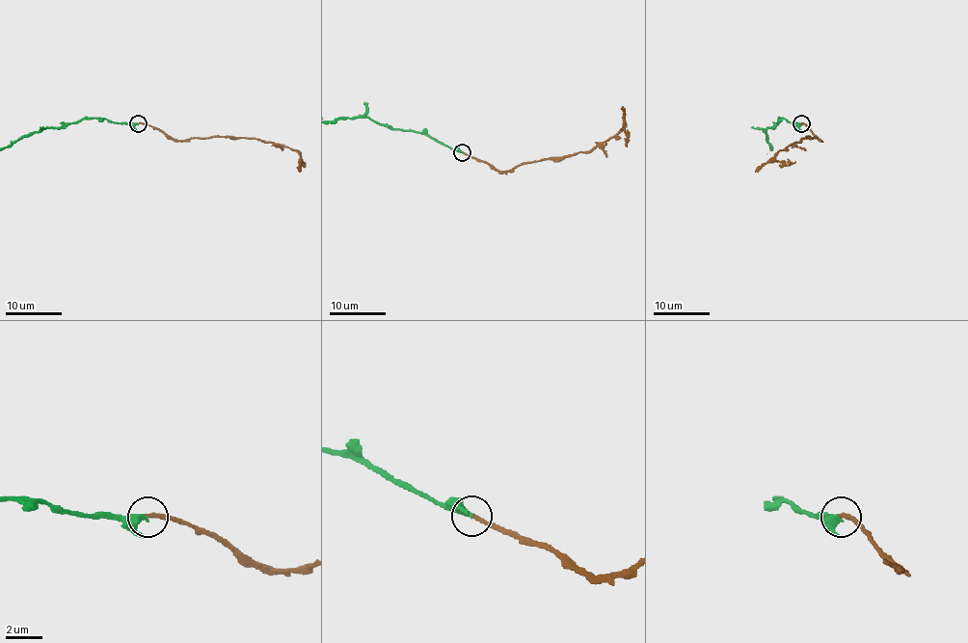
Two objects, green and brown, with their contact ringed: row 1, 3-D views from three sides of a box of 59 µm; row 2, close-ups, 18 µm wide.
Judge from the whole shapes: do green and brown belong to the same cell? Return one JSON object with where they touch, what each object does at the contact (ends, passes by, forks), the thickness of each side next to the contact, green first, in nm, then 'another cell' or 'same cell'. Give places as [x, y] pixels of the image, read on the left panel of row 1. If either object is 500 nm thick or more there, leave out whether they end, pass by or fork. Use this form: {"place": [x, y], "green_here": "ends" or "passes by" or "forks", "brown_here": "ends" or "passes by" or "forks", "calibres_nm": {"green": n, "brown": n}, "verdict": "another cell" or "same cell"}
{"place": [138, 123], "green_here": "ends", "brown_here": "ends", "calibres_nm": {"green": 360, "brown": 260}, "verdict": "same cell"}

